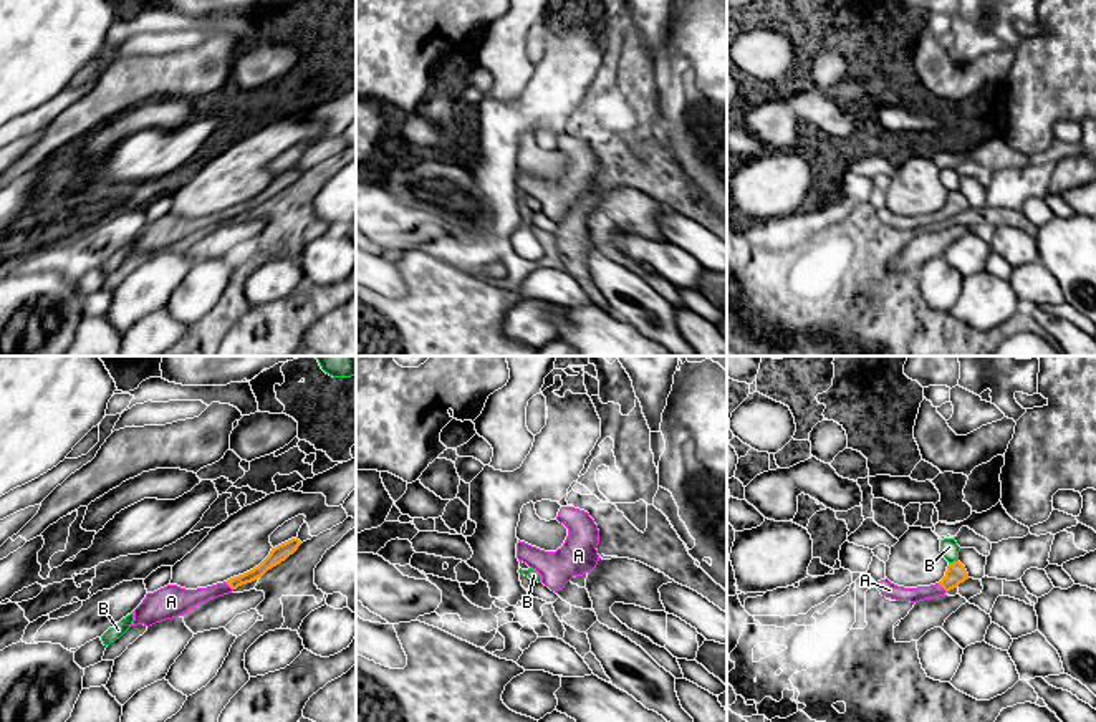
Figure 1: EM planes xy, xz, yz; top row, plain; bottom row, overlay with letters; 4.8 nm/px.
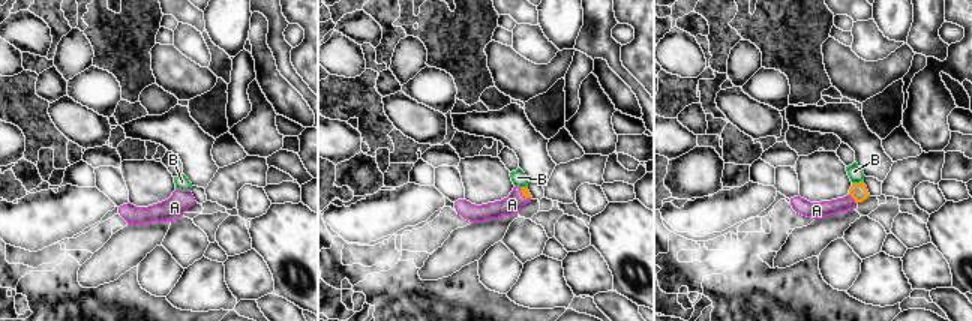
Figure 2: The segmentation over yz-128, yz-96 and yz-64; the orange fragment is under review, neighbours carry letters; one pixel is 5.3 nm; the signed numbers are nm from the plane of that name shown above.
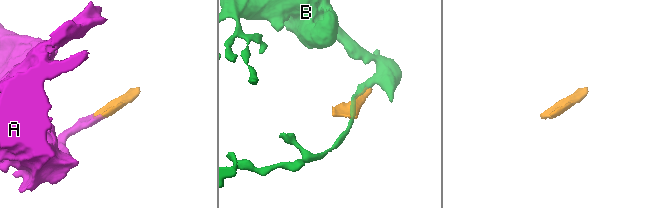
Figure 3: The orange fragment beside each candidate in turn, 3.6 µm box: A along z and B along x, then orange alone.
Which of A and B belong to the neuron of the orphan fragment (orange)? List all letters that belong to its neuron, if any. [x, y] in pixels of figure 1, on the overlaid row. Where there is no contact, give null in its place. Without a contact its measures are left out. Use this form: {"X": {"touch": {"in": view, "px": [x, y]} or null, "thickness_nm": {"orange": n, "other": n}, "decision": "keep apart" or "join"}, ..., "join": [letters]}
{"A": {"touch": {"in": "xy", "px": [229, 585]}, "thickness_nm": {"orange": 70, "other": 120}, "decision": "join"}, "B": {"touch": {"in": "yz", "px": [954, 562]}, "thickness_nm": {"orange": 100, "other": 90}, "decision": "keep apart"}, "join": ["A"]}

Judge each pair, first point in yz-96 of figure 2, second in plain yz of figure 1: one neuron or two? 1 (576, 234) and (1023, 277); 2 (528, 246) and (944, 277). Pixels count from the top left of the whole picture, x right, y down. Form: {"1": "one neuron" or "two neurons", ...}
{"1": "two neurons", "2": "two neurons"}

